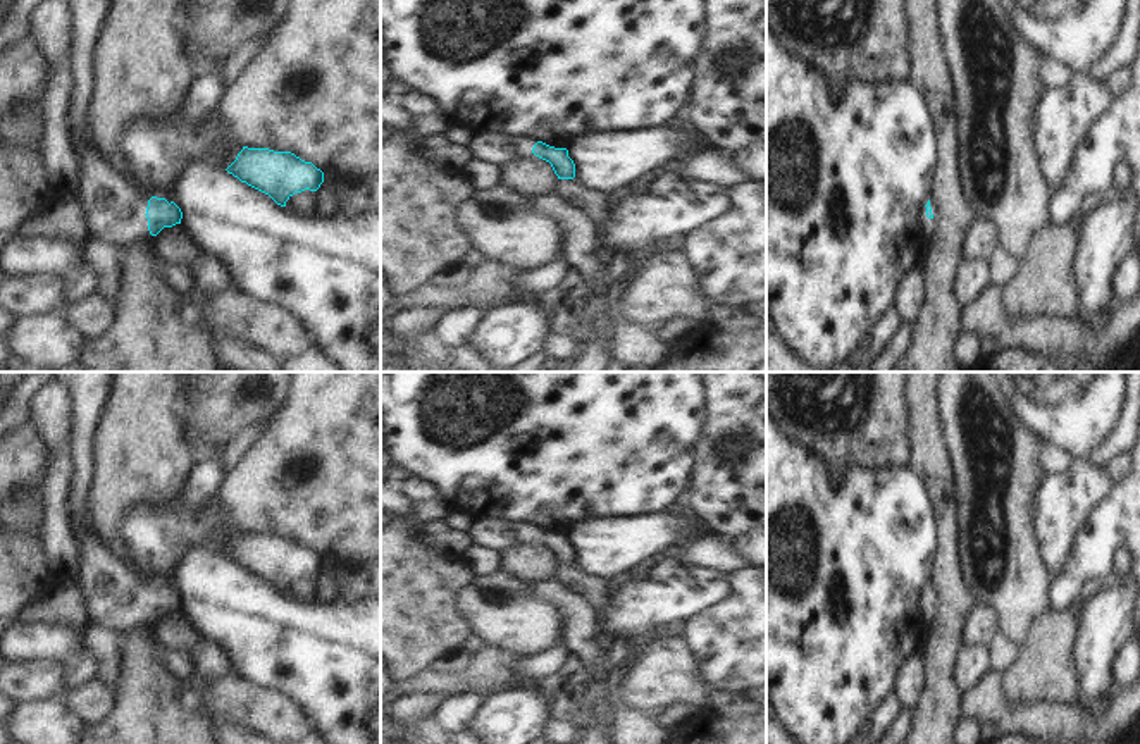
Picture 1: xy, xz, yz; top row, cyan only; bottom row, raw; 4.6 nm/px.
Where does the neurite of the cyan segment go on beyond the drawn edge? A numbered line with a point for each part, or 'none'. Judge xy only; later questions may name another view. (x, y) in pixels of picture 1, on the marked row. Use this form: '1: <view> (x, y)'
1: xy (111, 207)

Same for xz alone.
1: xz (495, 147)

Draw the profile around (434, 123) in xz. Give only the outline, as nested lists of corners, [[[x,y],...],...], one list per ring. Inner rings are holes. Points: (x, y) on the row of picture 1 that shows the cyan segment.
[[[434,110],[424,115],[415,115],[412,119],[412,127],[410,131],[418,136],[418,138],[425,138],[431,134],[444,134],[444,131],[448,129],[448,121],[444,117],[443,112]]]

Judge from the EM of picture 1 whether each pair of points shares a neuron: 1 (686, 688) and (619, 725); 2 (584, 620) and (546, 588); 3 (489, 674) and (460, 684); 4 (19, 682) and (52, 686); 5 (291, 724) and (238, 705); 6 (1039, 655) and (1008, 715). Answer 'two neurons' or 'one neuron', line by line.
1: two neurons
2: one neuron
3: one neuron
4: one neuron
5: one neuron
6: two neurons

